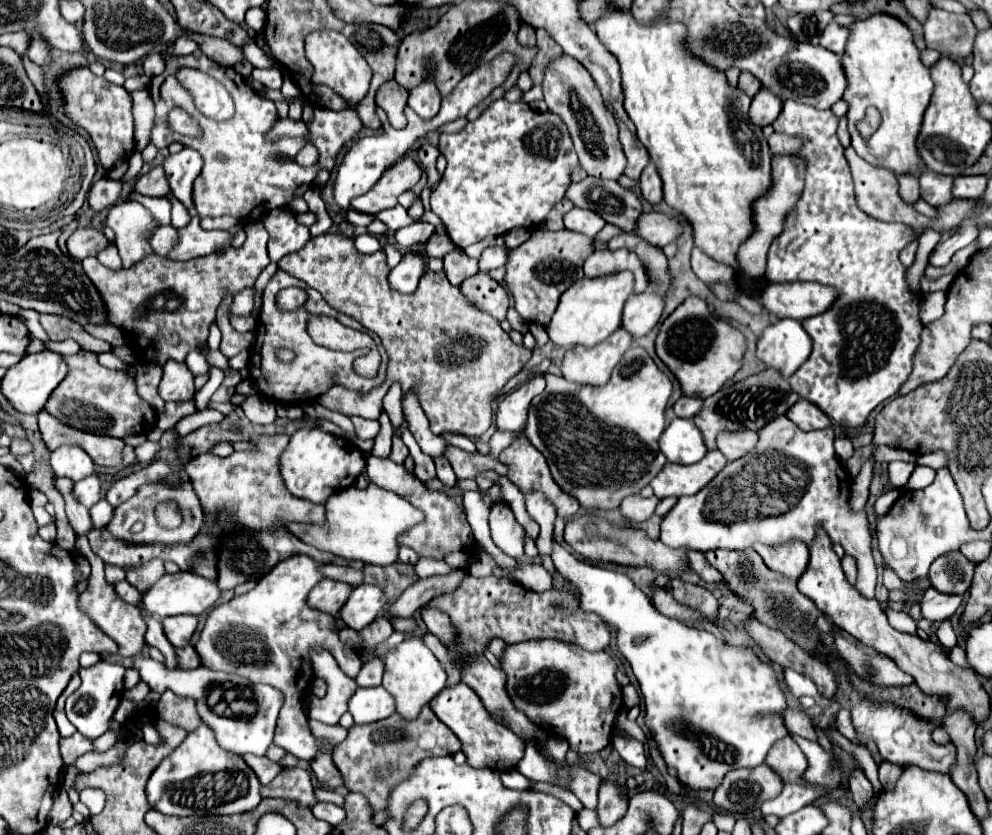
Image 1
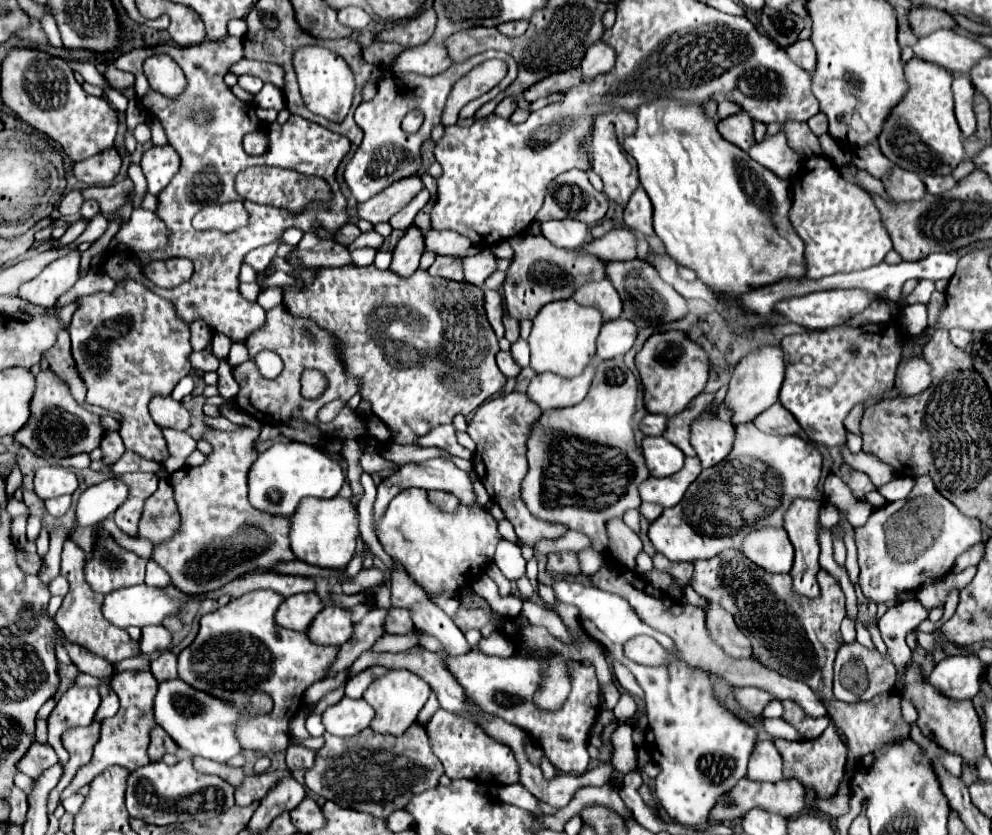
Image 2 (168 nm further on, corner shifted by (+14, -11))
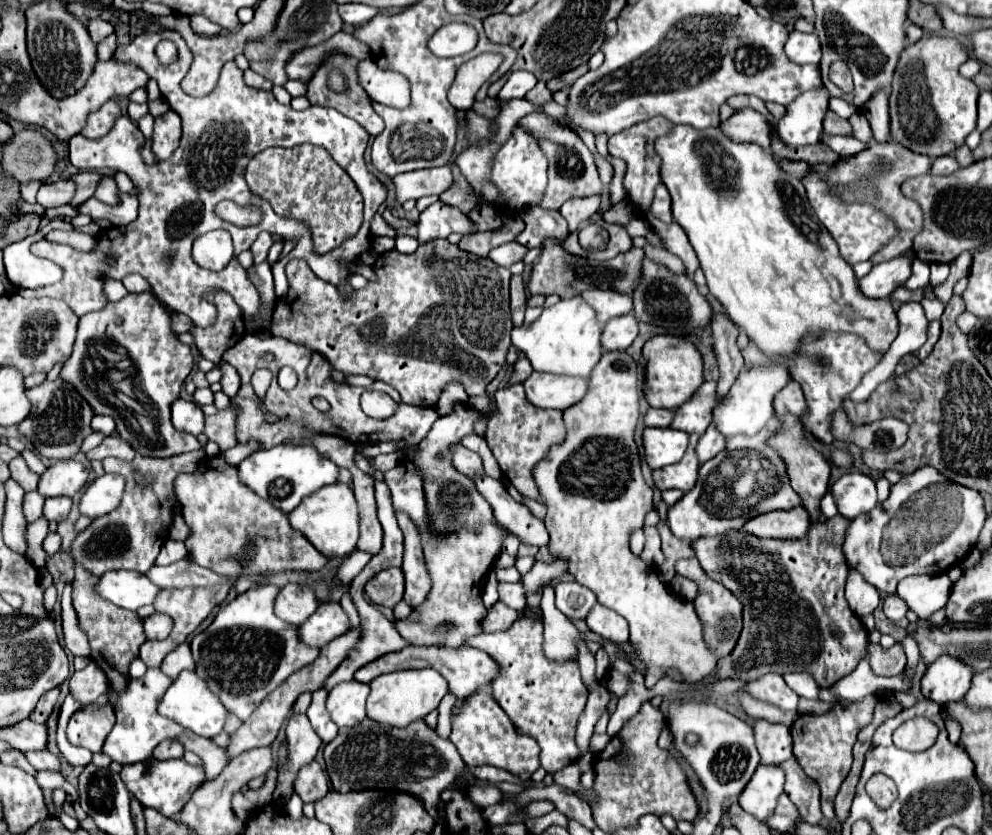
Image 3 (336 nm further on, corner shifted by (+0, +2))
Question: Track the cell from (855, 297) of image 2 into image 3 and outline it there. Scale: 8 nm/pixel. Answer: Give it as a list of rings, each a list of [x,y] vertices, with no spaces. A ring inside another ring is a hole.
[[[895,257],[891,261],[877,263],[865,277],[857,279],[857,287],[869,299],[889,299],[889,295],[909,279],[909,275],[911,261]]]

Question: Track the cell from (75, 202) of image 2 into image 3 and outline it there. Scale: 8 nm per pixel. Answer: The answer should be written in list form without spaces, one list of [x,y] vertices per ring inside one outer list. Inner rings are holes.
[[[57,181],[57,183],[47,183],[41,187],[37,193],[37,203],[43,205],[45,209],[65,205],[73,199],[77,185],[73,181]]]

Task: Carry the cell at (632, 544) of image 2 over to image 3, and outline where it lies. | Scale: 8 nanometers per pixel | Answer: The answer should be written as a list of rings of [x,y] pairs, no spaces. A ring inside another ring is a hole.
[[[635,529],[631,535],[631,551],[635,555],[641,555],[643,545],[645,545],[645,533],[643,533],[643,529]]]

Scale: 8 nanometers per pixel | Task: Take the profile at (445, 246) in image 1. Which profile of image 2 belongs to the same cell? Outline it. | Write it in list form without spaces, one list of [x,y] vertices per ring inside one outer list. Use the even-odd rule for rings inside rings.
[[[483,248],[475,256],[461,258],[461,264],[465,268],[465,278],[477,286],[481,286],[485,282],[485,278],[497,270],[497,258],[493,256],[493,252],[489,248]]]

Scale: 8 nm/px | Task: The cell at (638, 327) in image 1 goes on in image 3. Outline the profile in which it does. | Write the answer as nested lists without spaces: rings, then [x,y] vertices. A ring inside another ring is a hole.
[[[633,313],[615,317],[605,323],[601,343],[605,351],[623,351],[627,349],[639,335],[639,321],[635,319]]]

